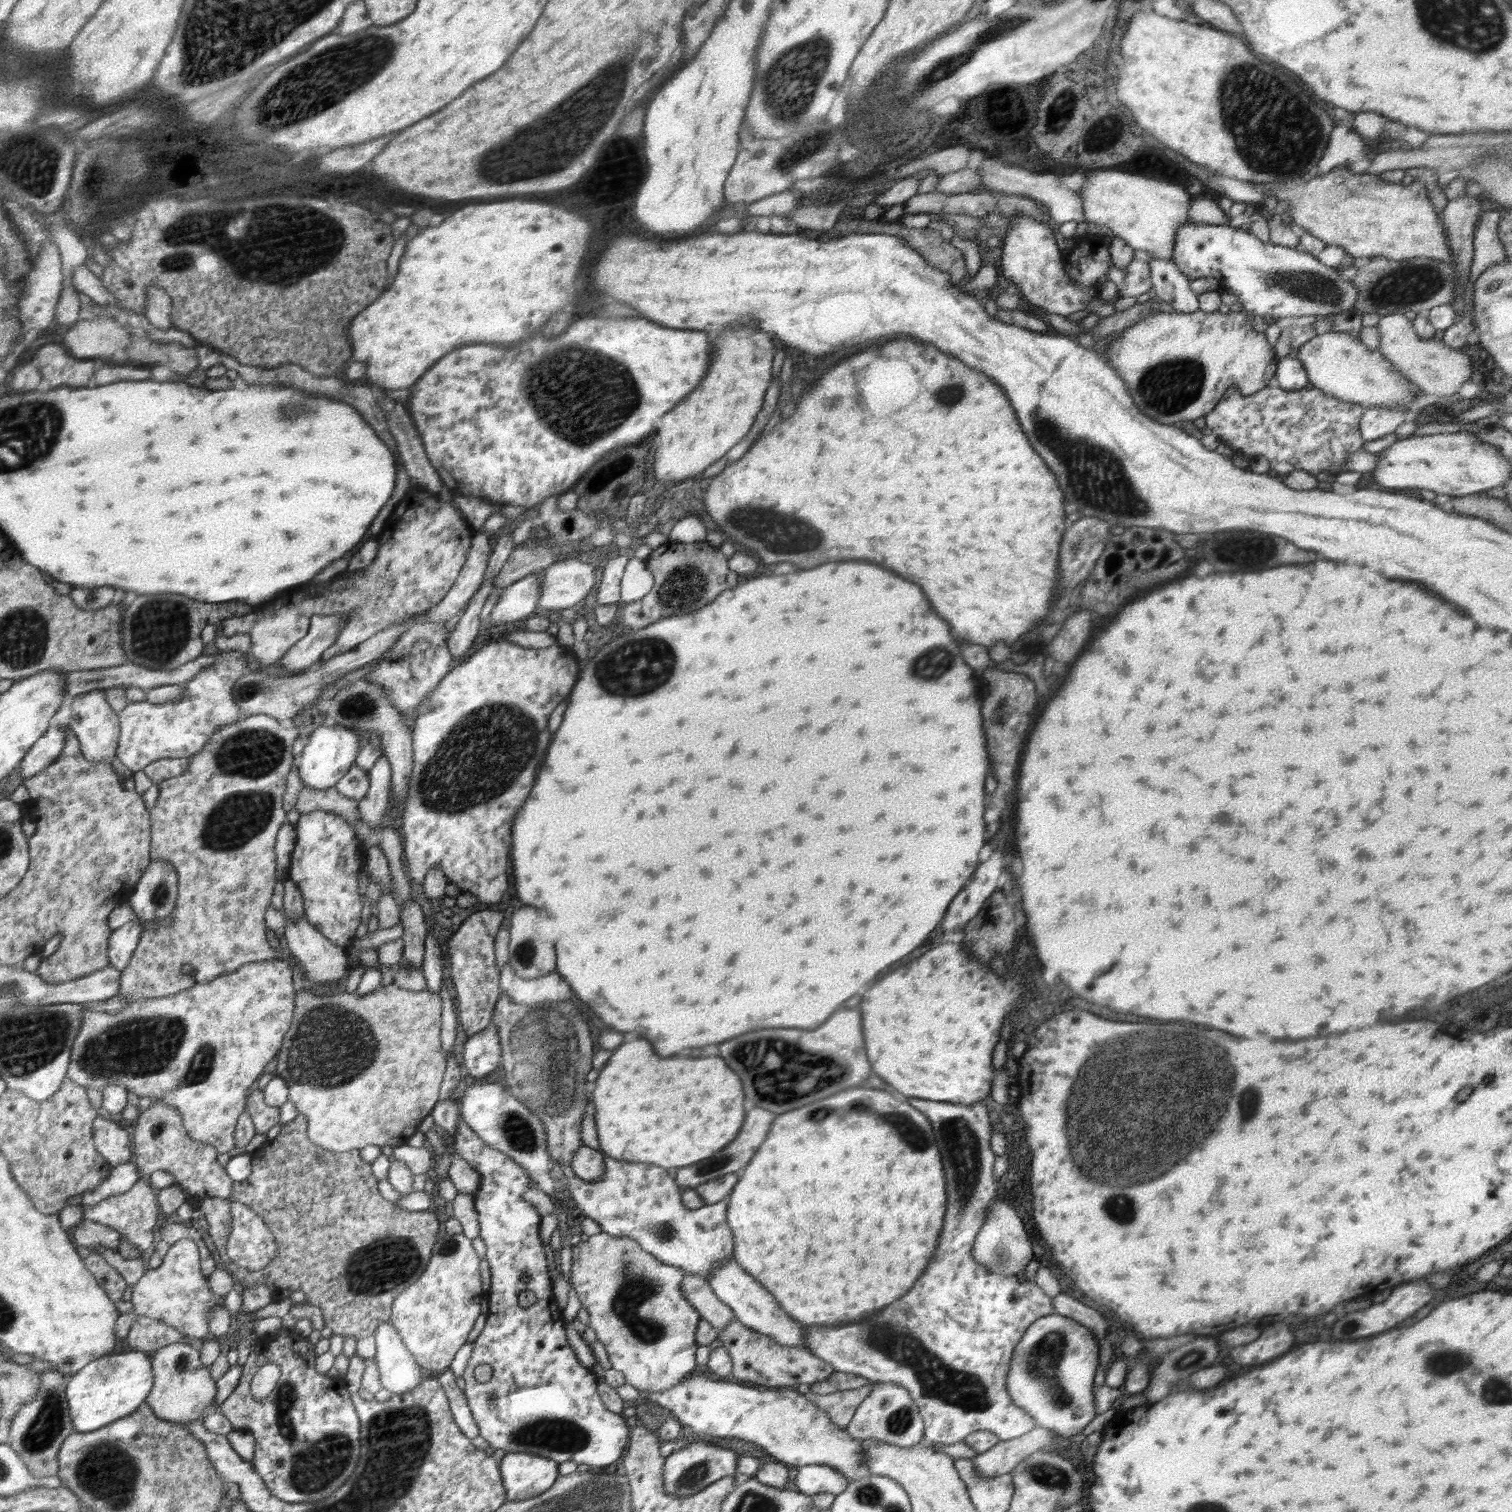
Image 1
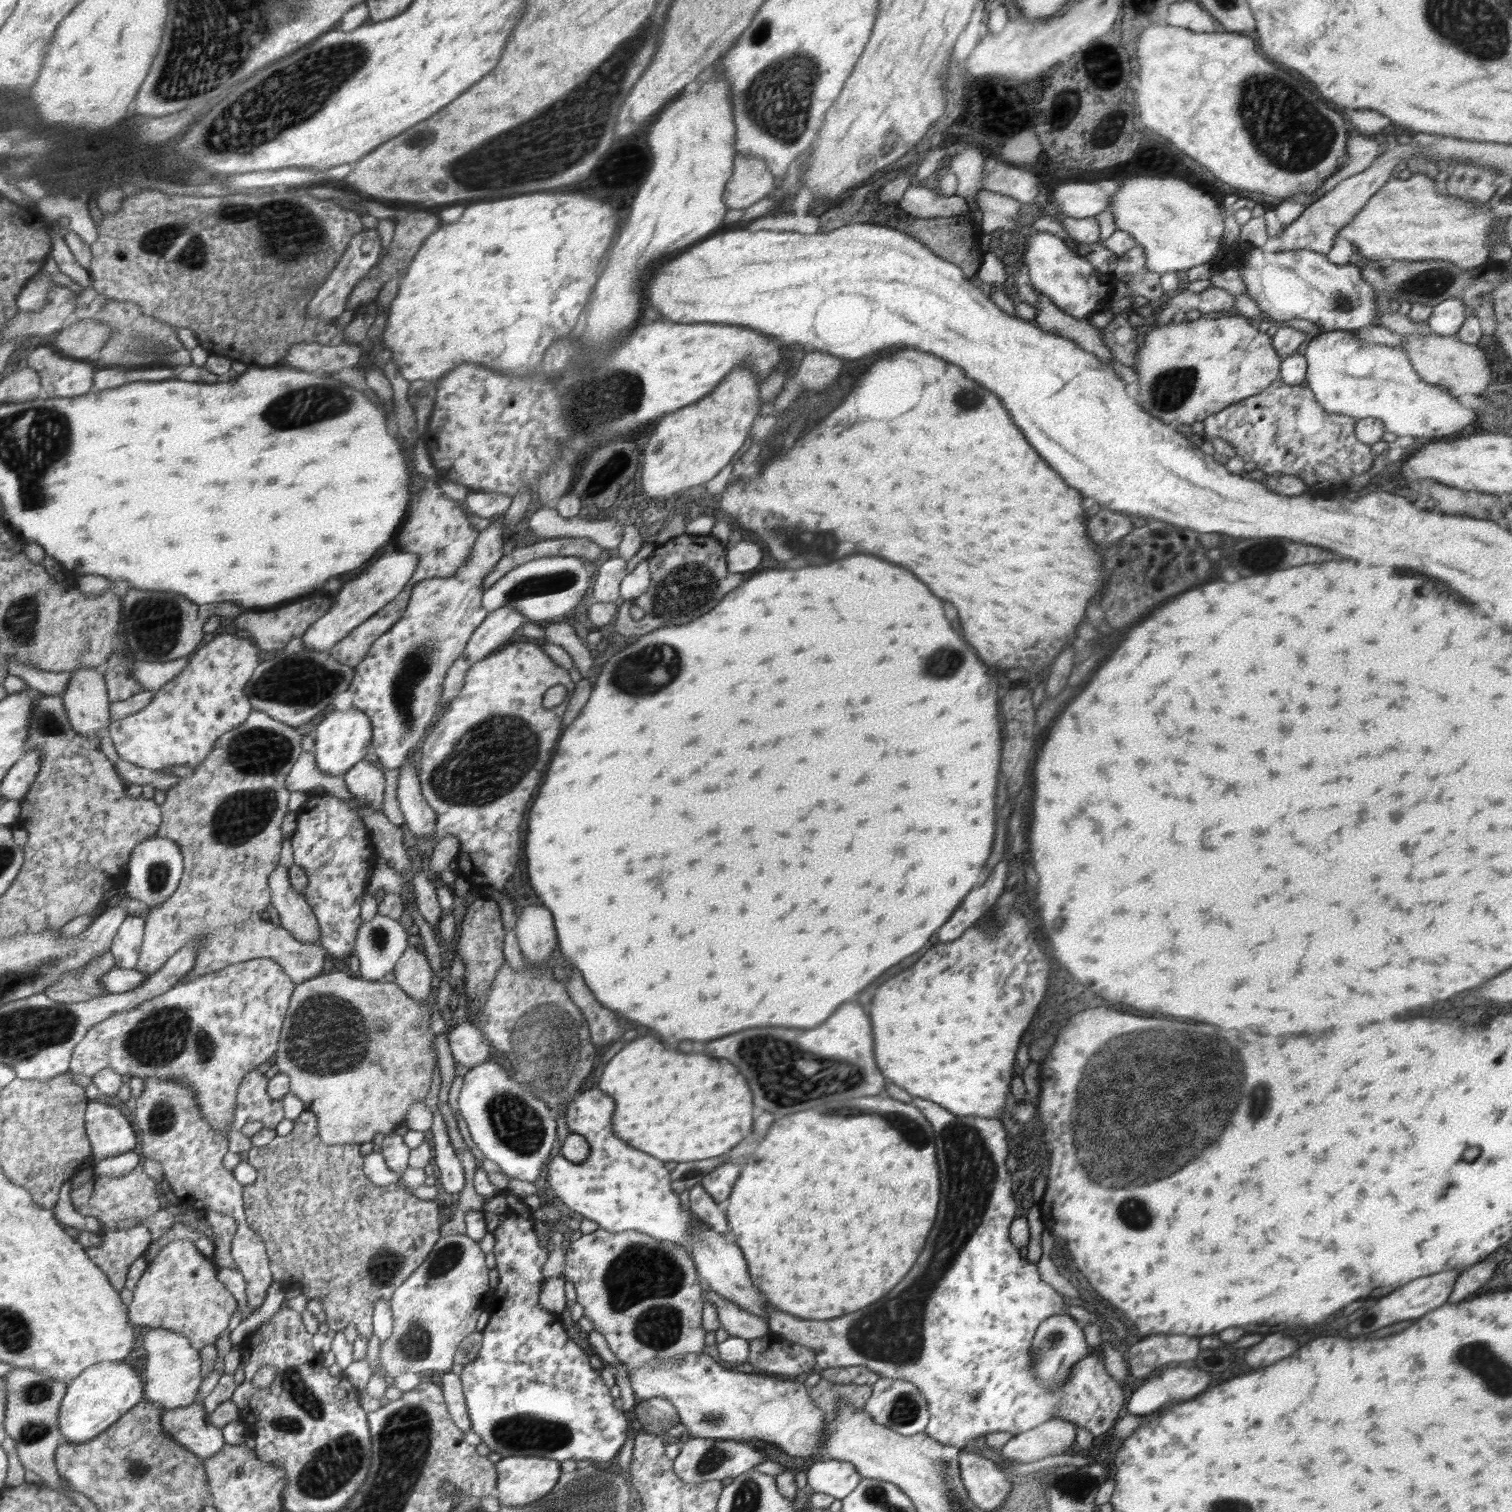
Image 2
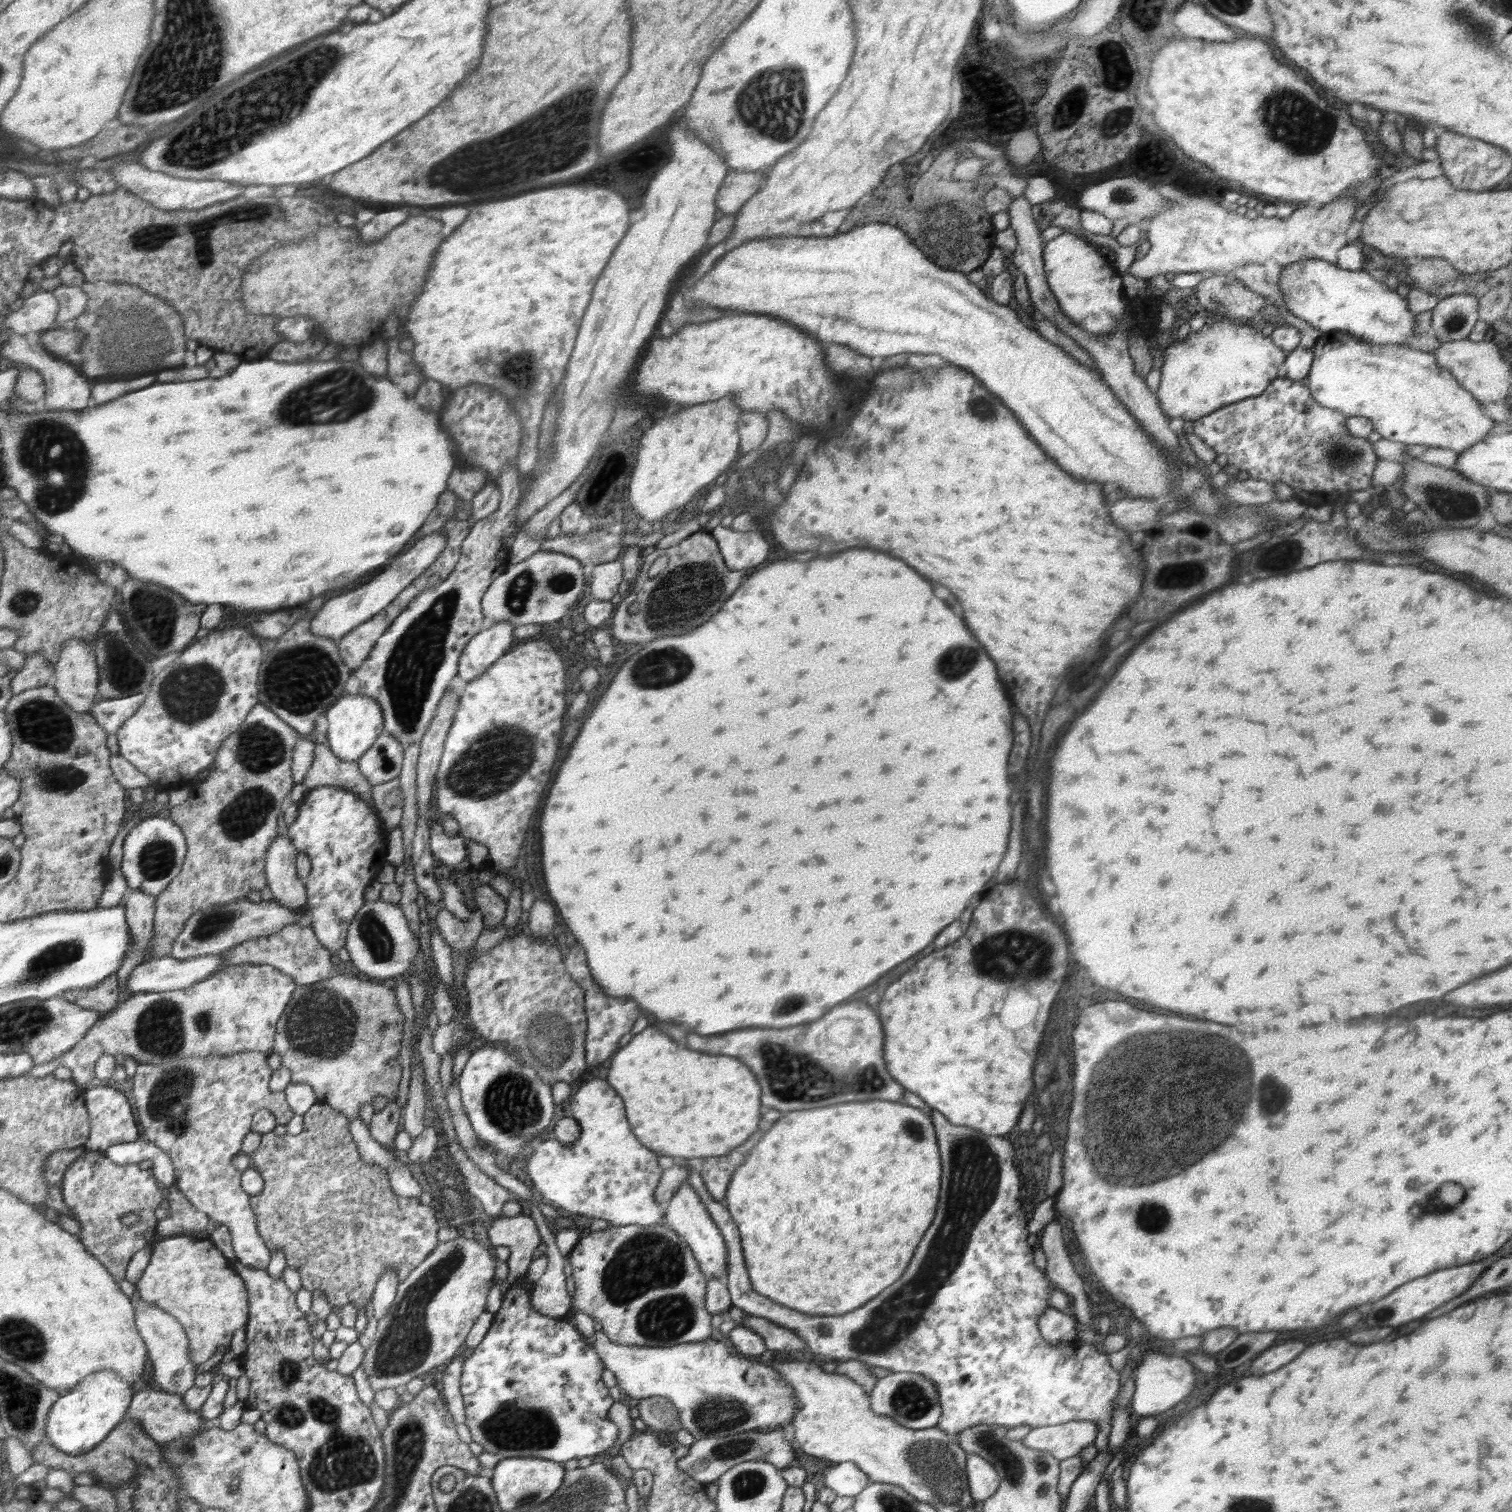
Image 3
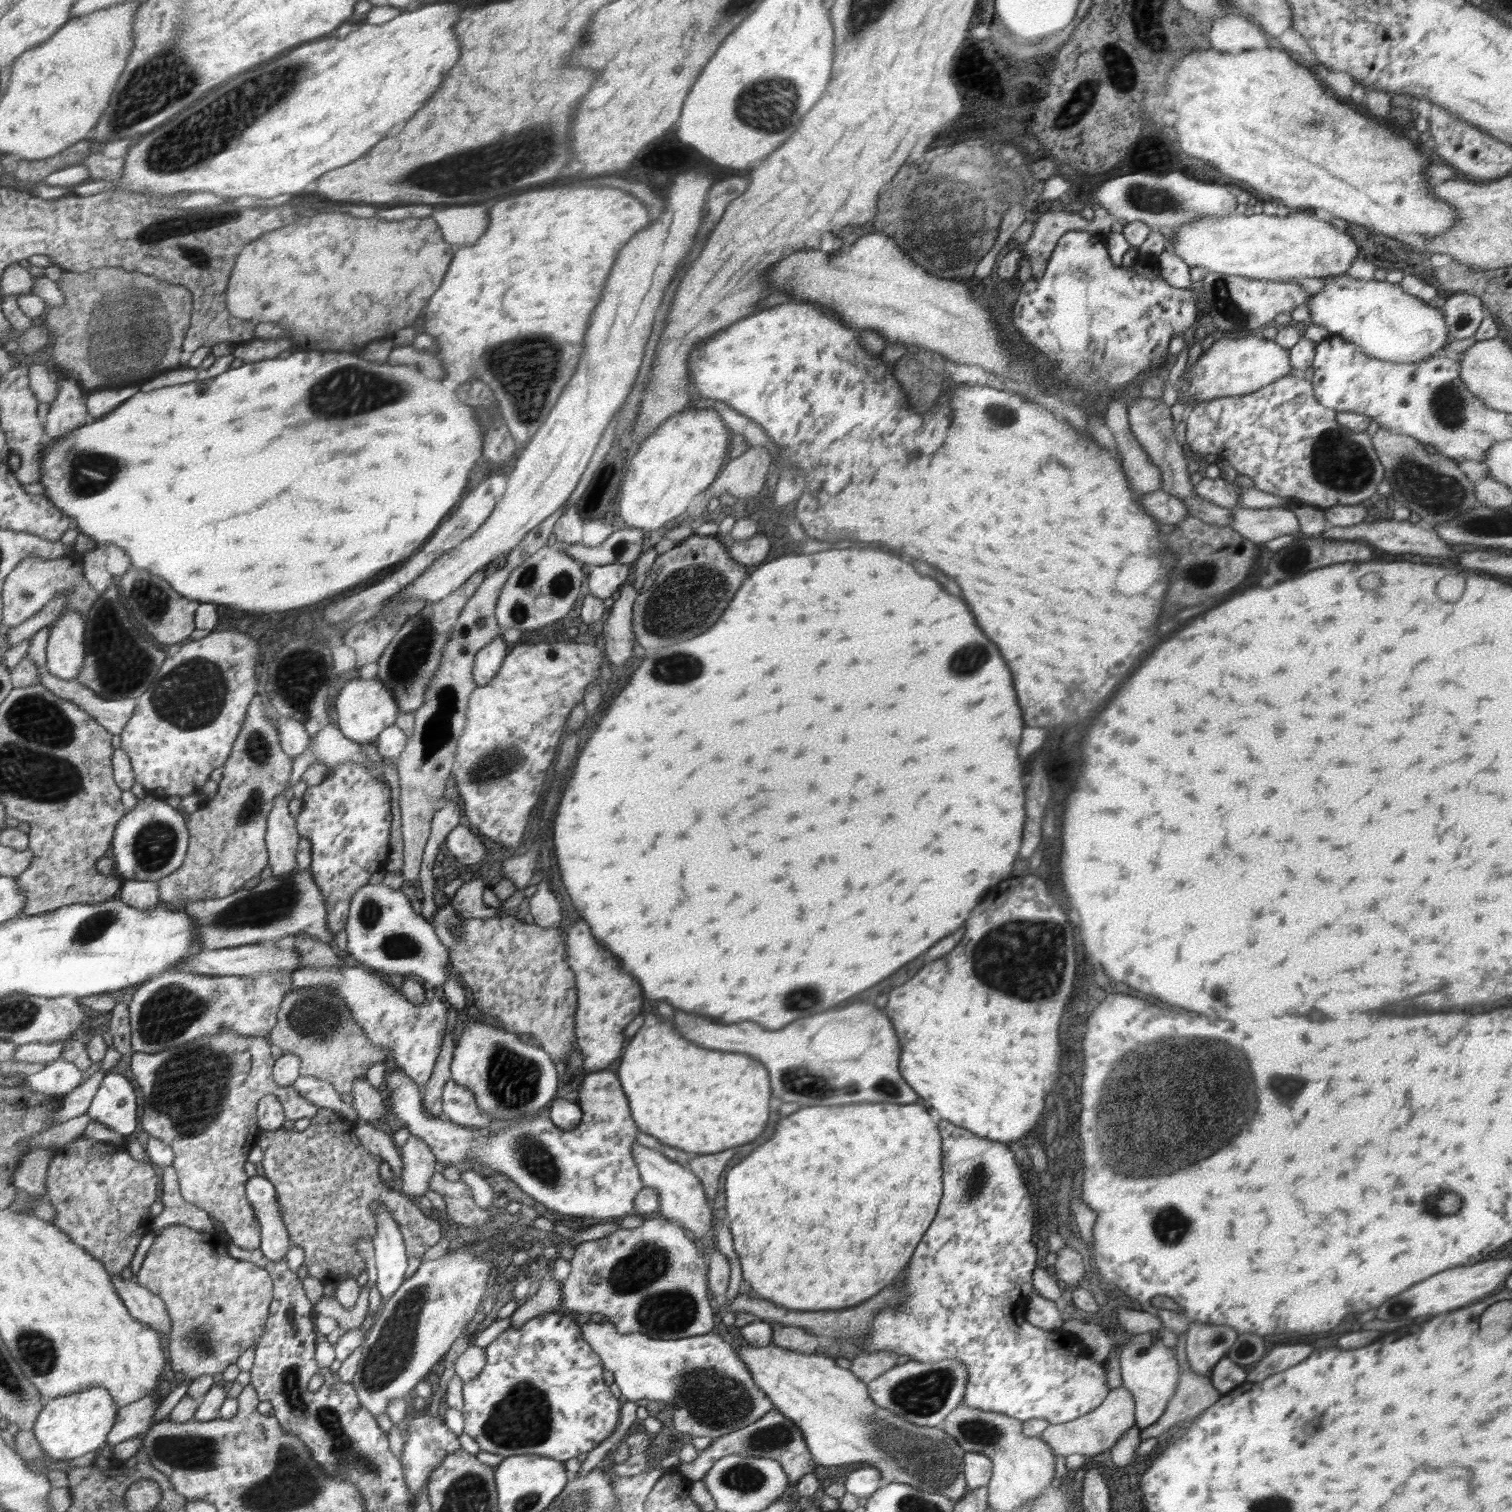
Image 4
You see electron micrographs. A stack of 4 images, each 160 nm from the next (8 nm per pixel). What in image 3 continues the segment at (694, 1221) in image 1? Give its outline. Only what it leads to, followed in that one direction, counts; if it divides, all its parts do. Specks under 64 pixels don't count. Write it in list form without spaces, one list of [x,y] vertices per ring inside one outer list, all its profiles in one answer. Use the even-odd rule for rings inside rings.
[[[594,1079],[580,1086],[569,1100],[574,1119],[580,1125],[580,1136],[574,1144],[560,1142],[553,1134],[546,1133],[541,1143],[528,1158],[526,1170],[529,1185],[542,1200],[560,1207],[566,1214],[585,1215],[592,1219],[608,1221],[611,1226],[654,1225],[664,1223],[665,1204],[655,1199],[663,1169],[658,1165],[657,1153],[636,1138],[627,1115],[624,1116],[623,1097],[608,1084],[608,1080]]]

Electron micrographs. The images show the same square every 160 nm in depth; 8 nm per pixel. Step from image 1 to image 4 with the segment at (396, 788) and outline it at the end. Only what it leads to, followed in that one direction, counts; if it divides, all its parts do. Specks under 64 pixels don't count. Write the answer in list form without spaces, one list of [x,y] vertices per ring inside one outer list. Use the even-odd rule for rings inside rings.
[[[458,825],[445,838],[446,845],[443,851],[450,859],[453,859],[459,866],[470,866],[483,860],[490,852],[480,841],[480,838],[474,835],[468,827]]]

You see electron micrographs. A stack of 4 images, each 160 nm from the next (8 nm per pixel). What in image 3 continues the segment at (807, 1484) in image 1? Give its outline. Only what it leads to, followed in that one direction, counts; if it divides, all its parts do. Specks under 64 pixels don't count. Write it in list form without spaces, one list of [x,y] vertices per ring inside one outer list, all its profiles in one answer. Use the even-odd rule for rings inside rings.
[[[854,1462],[838,1463],[827,1467],[823,1473],[824,1487],[830,1488],[837,1496],[856,1497],[871,1480]]]

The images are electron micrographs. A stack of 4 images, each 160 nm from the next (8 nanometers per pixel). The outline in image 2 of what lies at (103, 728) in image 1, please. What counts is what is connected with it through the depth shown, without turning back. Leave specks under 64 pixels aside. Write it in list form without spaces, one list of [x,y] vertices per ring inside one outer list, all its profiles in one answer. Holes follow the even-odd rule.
[[[75,668],[61,695],[71,725],[84,738],[100,737],[100,730],[111,723],[105,676],[92,668]]]

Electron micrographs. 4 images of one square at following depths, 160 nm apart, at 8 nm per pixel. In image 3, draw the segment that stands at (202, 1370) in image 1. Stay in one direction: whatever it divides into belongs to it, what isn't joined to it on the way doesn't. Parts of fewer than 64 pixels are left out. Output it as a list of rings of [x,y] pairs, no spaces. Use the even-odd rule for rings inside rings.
[[[134,1297],[136,1301],[136,1326],[149,1346],[149,1357],[154,1366],[153,1380],[156,1386],[164,1392],[183,1395],[195,1386],[197,1365],[192,1362],[190,1355],[190,1339],[187,1337],[183,1325],[177,1318],[168,1314],[151,1302],[144,1302],[142,1298]]]

